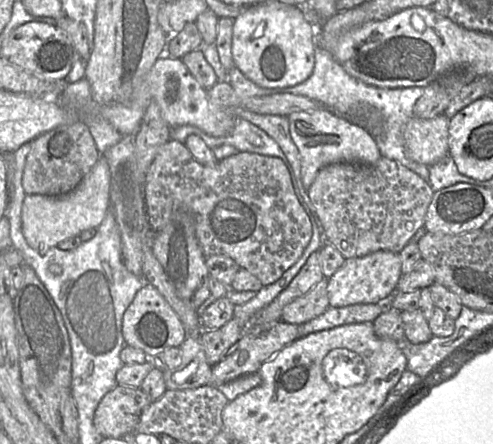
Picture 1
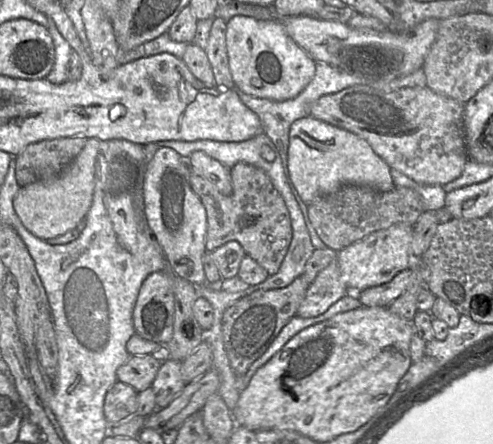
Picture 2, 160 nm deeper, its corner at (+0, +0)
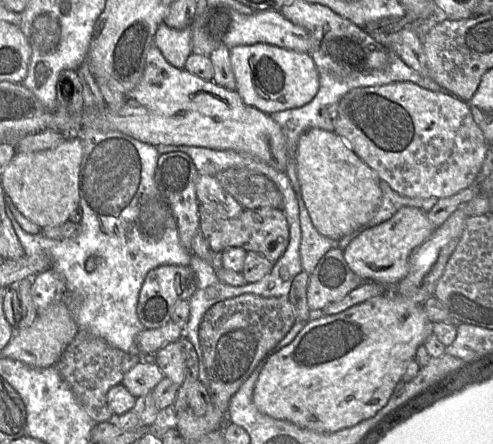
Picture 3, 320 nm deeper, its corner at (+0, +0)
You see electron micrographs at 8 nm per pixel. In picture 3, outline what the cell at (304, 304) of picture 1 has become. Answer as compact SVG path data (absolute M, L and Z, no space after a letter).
M334 243L309 276L308 307L312 312L322 310L366 281L349 268L343 250Z

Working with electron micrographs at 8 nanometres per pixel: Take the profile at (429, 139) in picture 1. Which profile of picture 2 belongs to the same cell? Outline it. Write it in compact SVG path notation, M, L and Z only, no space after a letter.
M354 85L318 98L311 104L309 116L363 138L390 168L420 184L442 186L451 182L461 175L465 164L471 160L465 142L464 104L428 87L409 87L387 93L369 85Z

